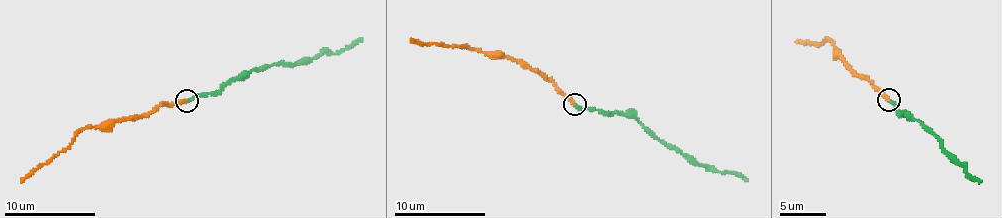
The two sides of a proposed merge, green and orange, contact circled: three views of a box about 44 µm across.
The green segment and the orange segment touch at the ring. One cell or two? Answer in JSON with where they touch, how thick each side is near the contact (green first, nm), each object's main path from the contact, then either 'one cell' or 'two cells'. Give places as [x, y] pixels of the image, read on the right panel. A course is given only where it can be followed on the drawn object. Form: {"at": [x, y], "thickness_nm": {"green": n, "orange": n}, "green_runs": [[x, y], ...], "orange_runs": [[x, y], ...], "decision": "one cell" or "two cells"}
{"at": [889, 100], "thickness_nm": {"green": 190, "orange": 200}, "green_runs": [[888, 100], [895, 103], [898, 115], [905, 113], [907, 118], [916, 119], [936, 136], [966, 177], [981, 181]], "orange_runs": [[888, 100], [868, 80], [851, 69], [832, 40], [819, 44], [795, 42]], "decision": "one cell"}

